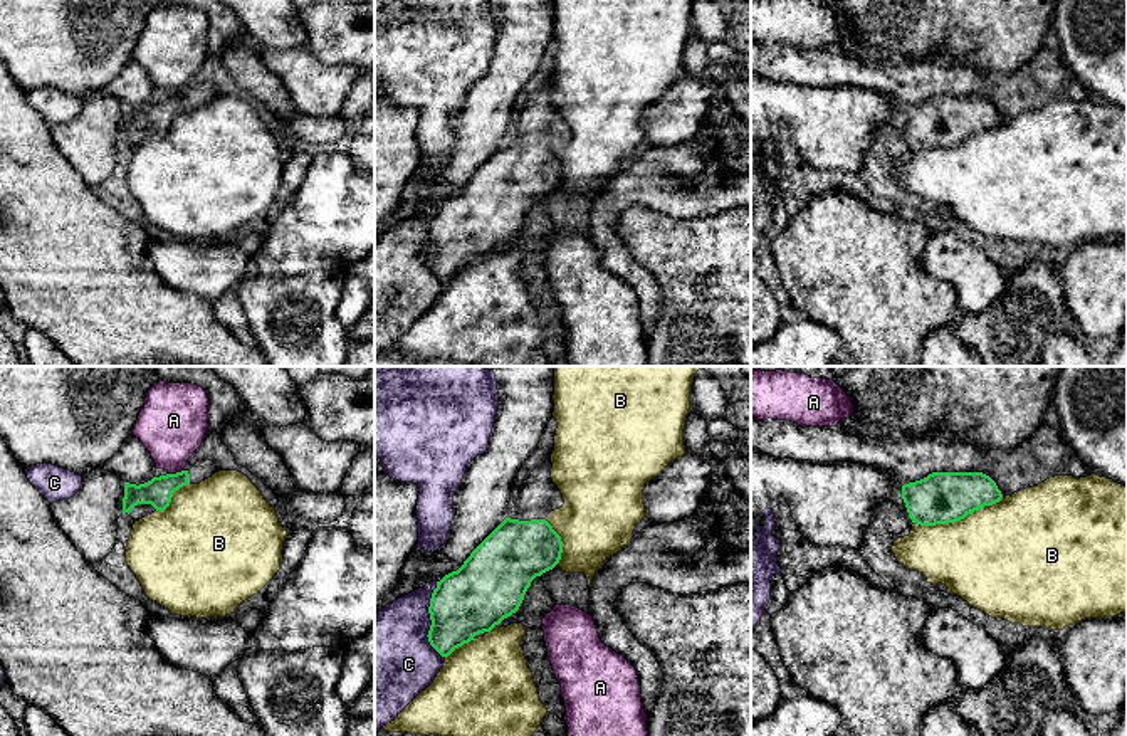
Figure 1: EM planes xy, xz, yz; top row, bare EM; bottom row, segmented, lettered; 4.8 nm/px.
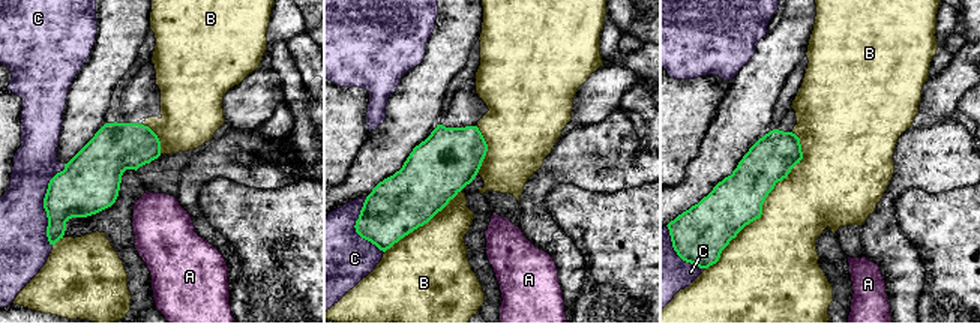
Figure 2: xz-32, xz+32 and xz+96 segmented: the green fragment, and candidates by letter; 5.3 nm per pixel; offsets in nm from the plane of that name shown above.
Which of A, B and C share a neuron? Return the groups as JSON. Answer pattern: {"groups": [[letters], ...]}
{"groups": [["A"], ["B"], ["C"]]}

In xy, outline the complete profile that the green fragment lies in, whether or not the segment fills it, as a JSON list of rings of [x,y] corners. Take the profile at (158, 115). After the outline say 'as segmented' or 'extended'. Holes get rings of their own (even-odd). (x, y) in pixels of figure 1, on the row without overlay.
[[[188,94],[153,101],[144,108],[124,106],[123,136],[131,136],[138,128],[151,128],[156,134],[165,134],[173,116],[190,108]]]; as segmented

